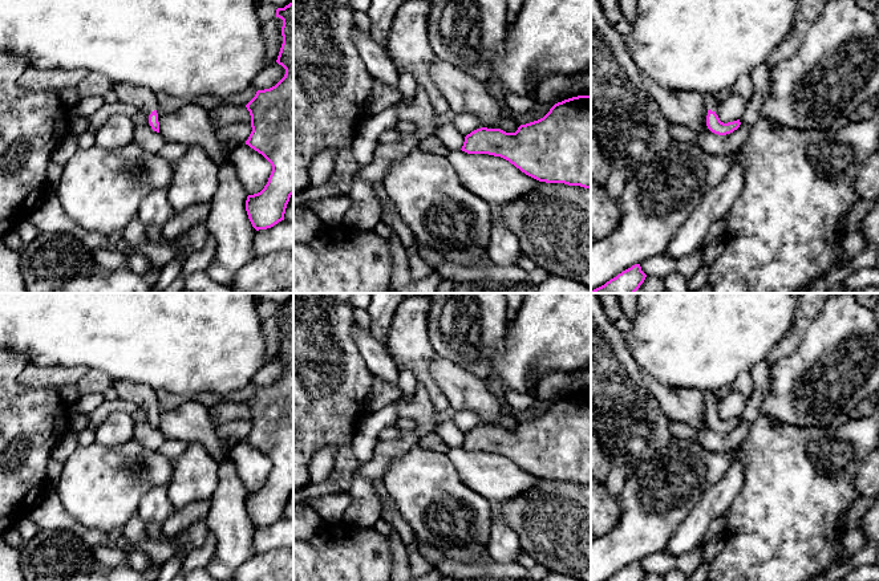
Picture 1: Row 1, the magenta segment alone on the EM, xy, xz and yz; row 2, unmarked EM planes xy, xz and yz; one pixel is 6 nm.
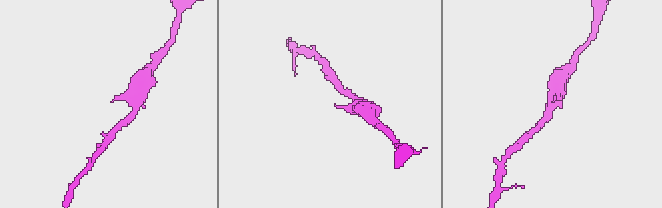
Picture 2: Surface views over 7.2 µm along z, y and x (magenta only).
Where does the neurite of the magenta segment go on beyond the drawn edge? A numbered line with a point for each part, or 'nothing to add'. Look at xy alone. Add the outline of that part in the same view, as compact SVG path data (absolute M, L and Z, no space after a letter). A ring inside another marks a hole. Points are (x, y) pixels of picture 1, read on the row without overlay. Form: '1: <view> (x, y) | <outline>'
1: xy (144, 395) | M117 379L114 389L121 399L134 402L147 413L155 407L157 391L147 385Z

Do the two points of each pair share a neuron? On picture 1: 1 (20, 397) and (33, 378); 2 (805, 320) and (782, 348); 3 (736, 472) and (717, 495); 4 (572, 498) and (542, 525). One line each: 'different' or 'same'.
1: different
2: same
3: same
4: same

